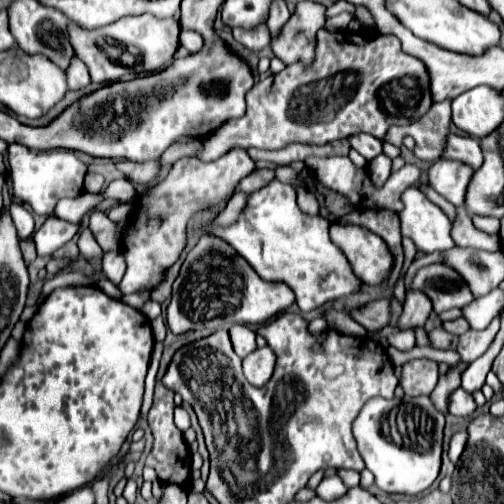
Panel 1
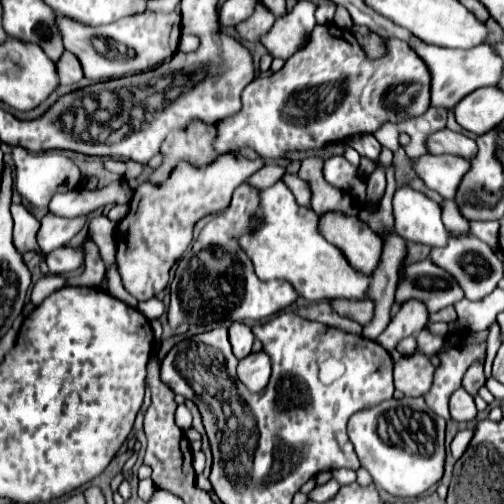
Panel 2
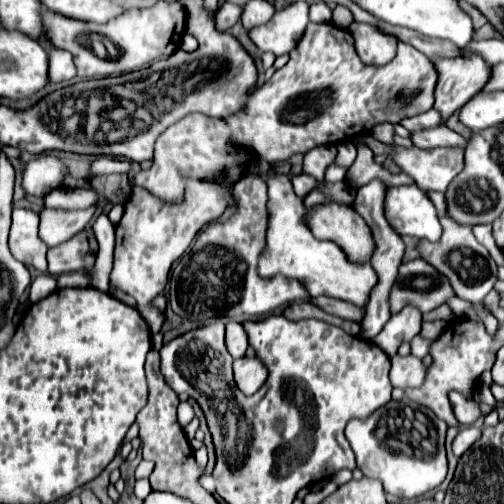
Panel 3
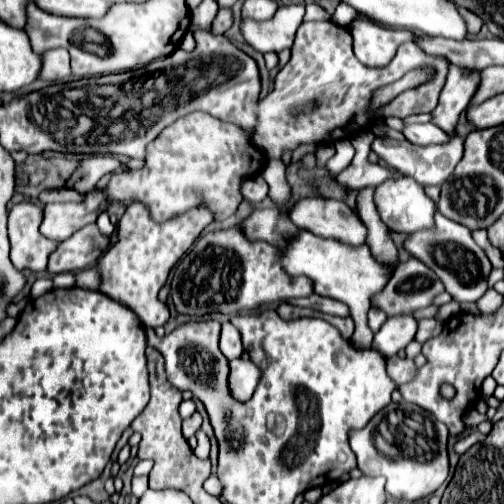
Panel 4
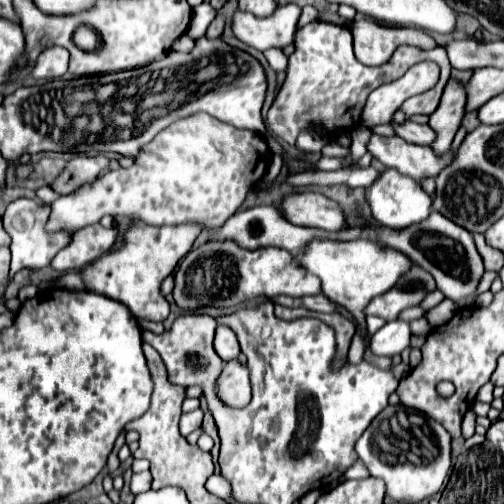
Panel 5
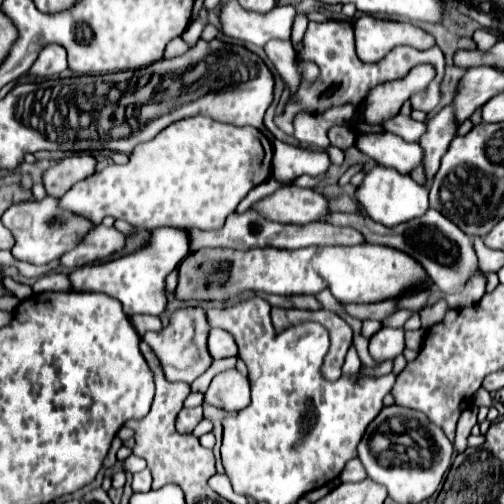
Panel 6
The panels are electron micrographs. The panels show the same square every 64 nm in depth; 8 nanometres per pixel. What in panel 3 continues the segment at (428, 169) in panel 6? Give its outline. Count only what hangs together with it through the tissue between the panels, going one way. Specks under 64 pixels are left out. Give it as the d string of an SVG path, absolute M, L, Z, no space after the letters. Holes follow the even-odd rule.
M432 58L440 74L436 86L436 104L444 124L464 106L474 94L478 94L490 80L490 66L480 58Z

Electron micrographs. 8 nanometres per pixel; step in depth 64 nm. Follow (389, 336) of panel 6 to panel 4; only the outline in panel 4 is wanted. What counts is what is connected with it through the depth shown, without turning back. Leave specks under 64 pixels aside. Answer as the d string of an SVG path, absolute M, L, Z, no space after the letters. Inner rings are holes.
M402 314L388 318L382 326L382 330L374 336L372 348L380 352L384 358L396 356L400 350L404 350L416 334L416 320L412 314Z

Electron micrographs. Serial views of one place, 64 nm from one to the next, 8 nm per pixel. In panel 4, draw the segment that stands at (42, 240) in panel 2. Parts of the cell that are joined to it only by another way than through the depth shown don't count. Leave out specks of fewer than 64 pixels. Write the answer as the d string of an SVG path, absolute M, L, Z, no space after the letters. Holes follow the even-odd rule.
M192 112L164 128L160 136L148 144L146 160L140 170L112 174L104 190L86 192L82 202L46 204L40 232L52 240L66 240L76 230L96 222L96 218L106 212L112 202L120 202L124 208L140 202L148 208L156 222L170 220L172 216L204 204L212 208L214 222L222 222L230 218L244 200L244 196L240 196L240 184L248 180L248 176L260 174L266 162L266 154L252 144L246 130L210 114Z

